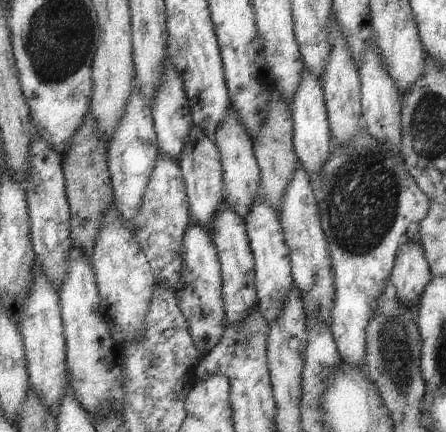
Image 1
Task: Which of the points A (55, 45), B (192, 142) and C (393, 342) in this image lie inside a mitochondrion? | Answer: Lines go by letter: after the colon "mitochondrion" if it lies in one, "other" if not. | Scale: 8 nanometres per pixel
A: mitochondrion
B: other
C: mitochondrion

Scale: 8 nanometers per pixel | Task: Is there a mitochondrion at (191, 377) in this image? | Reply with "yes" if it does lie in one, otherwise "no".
no

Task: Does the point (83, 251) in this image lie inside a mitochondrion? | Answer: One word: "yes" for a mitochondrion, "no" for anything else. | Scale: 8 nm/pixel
no

